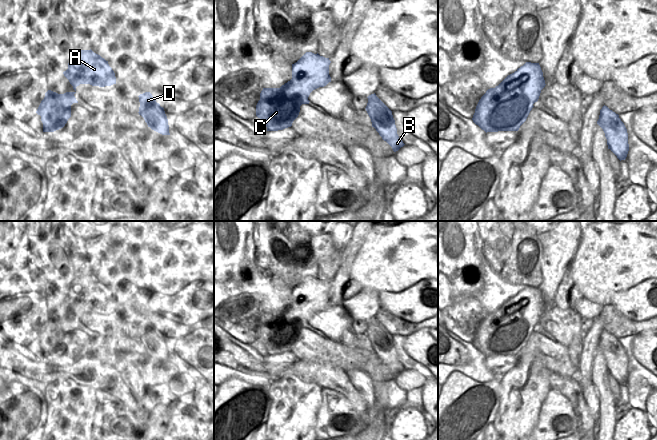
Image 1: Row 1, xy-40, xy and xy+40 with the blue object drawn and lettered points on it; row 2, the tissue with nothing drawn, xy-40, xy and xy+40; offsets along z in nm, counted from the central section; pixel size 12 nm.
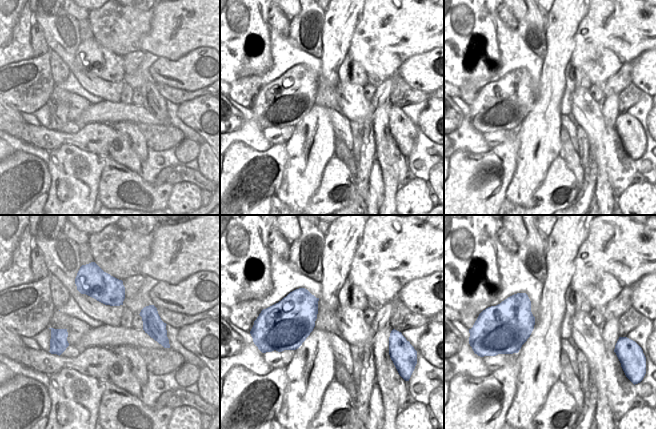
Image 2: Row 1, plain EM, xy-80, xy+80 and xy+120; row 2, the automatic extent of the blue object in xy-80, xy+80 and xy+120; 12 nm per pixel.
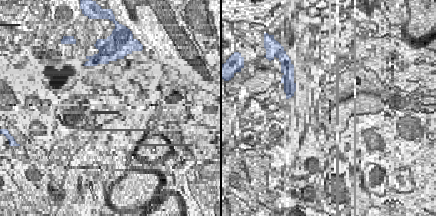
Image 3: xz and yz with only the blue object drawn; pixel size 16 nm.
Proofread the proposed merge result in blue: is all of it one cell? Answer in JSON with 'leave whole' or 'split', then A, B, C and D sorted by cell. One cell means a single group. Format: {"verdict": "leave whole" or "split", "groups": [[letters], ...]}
{"verdict": "leave whole", "groups": [["A", "B", "C", "D"]]}

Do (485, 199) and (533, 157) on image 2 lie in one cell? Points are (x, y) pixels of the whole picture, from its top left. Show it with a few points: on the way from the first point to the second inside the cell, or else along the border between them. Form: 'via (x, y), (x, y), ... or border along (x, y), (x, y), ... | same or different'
border along (518, 152), (515, 171), (507, 187), (505, 197) | different

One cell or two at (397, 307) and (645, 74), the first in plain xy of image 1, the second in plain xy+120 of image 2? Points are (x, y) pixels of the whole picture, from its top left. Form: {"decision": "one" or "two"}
{"decision": "one"}

